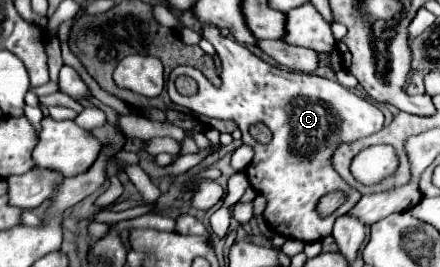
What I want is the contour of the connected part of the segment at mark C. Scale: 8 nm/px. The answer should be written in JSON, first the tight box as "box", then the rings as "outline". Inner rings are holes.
{"box":[166,25,384,243],"outline":[[[204,25],[202,37],[210,41],[220,55],[222,85],[214,87],[194,67],[178,66],[170,73],[166,85],[170,99],[196,115],[232,119],[242,131],[242,141],[246,145],[252,145],[256,151],[252,163],[246,167],[246,177],[250,185],[268,201],[264,211],[266,225],[286,239],[298,239],[304,243],[322,241],[332,233],[334,219],[348,213],[362,197],[332,169],[330,155],[342,141],[354,141],[380,131],[384,125],[382,111],[374,103],[354,95],[340,83],[328,81],[318,75],[280,69],[262,61],[242,43],[224,37],[214,25]],[[178,75],[194,77],[198,81],[198,93],[192,97],[180,95],[174,87],[174,79]],[[258,121],[266,123],[272,131],[272,141],[268,145],[258,143],[248,133],[250,125]],[[332,189],[344,189],[348,193],[348,201],[338,209],[336,215],[320,217],[316,213],[316,203]]]}

